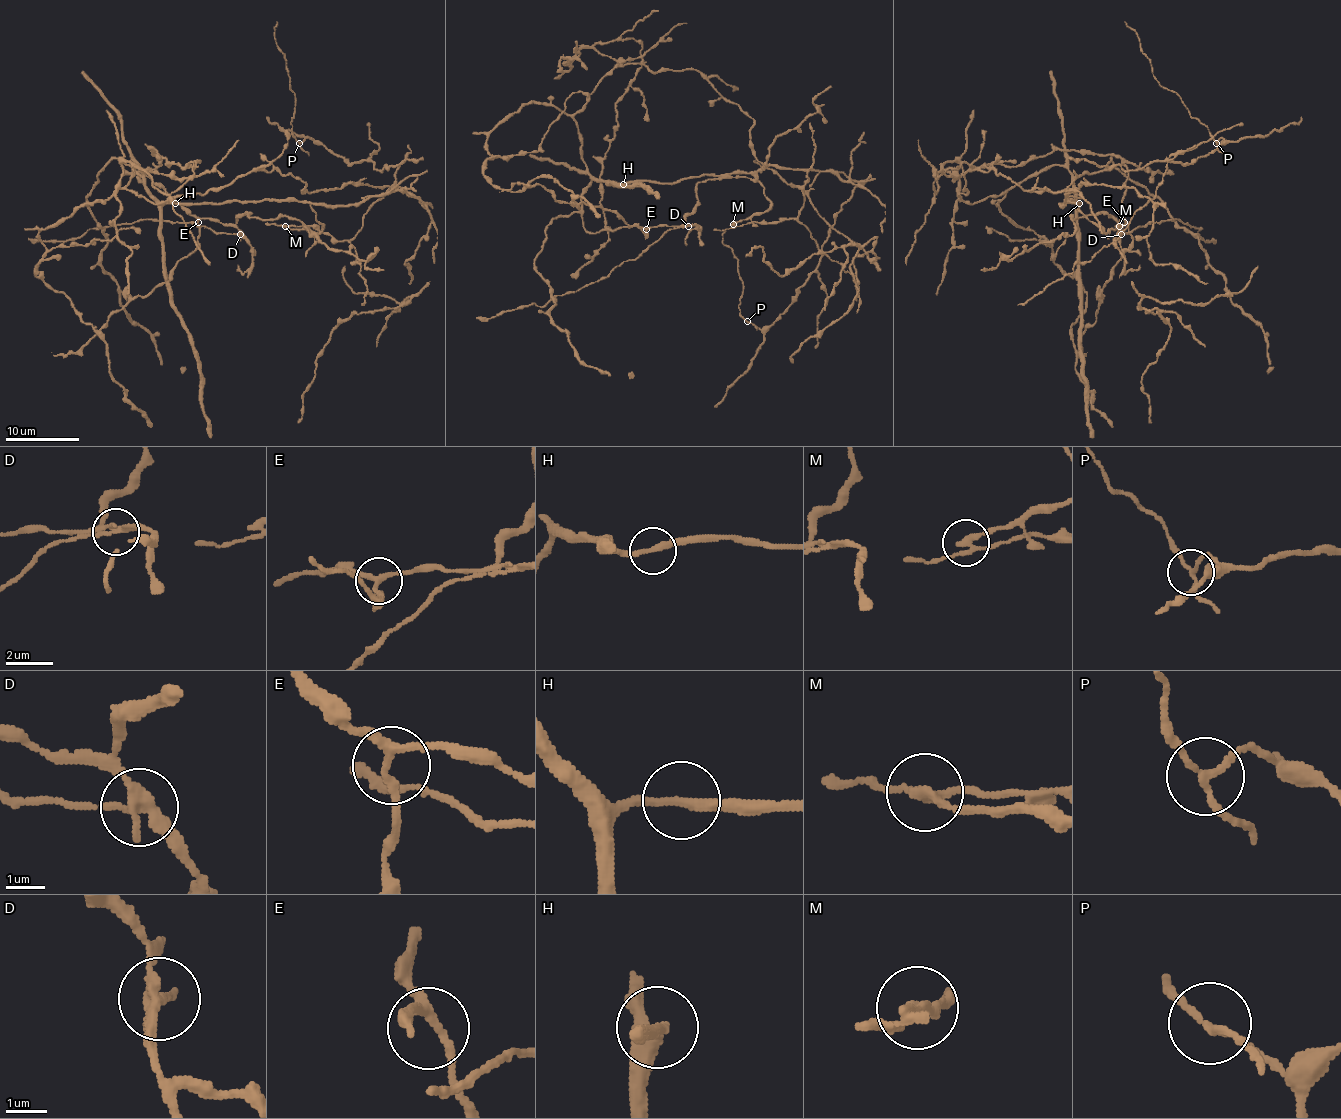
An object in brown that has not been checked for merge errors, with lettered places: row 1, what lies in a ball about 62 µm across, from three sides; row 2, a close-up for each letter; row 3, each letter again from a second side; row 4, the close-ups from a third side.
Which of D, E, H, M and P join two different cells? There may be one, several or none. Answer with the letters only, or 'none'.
D, M, P

